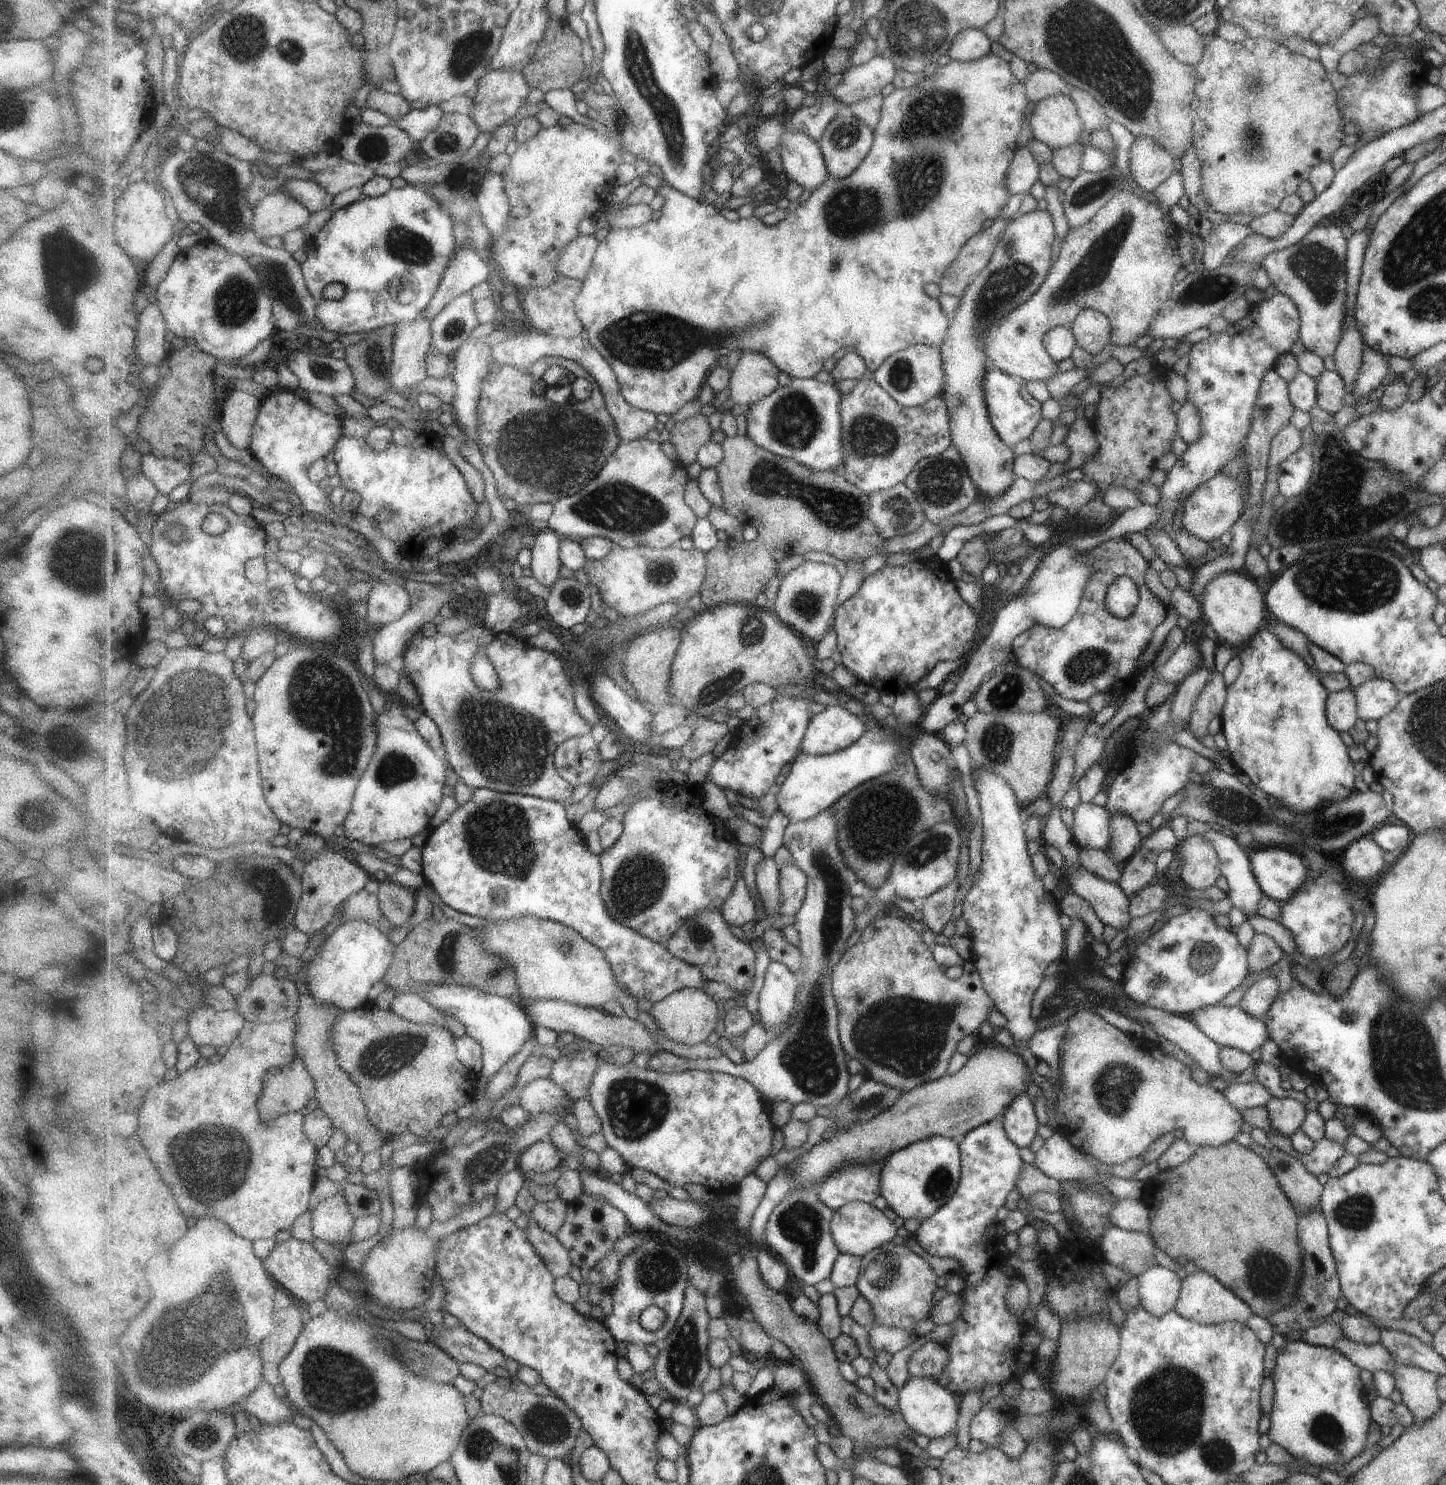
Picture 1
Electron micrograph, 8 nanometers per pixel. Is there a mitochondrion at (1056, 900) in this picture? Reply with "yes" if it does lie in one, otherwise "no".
no

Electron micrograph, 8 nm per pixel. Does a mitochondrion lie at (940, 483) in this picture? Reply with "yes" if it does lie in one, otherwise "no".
yes

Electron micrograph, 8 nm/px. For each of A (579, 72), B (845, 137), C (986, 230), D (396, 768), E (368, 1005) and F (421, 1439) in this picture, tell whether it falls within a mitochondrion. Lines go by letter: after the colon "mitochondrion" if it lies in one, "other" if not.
A: other
B: mitochondrion
C: other
D: mitochondrion
E: other
F: other

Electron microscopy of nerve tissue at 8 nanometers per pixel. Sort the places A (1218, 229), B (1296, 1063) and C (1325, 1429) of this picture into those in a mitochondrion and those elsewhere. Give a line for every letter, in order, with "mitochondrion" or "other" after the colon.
A: other
B: other
C: mitochondrion

